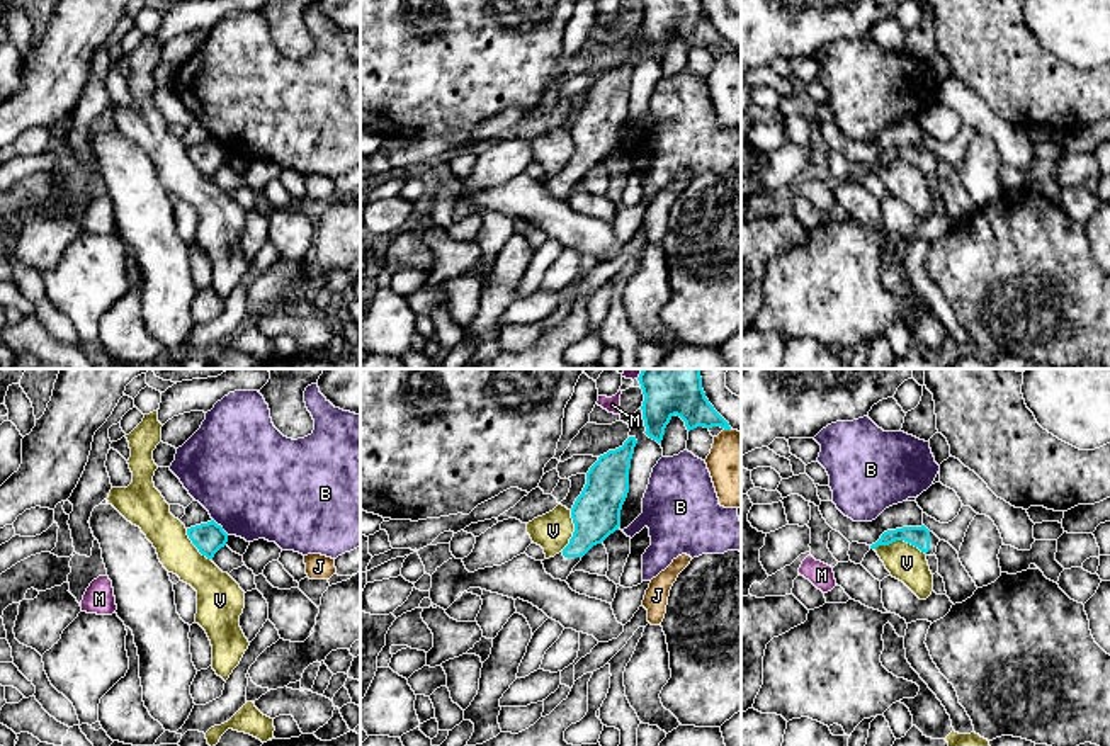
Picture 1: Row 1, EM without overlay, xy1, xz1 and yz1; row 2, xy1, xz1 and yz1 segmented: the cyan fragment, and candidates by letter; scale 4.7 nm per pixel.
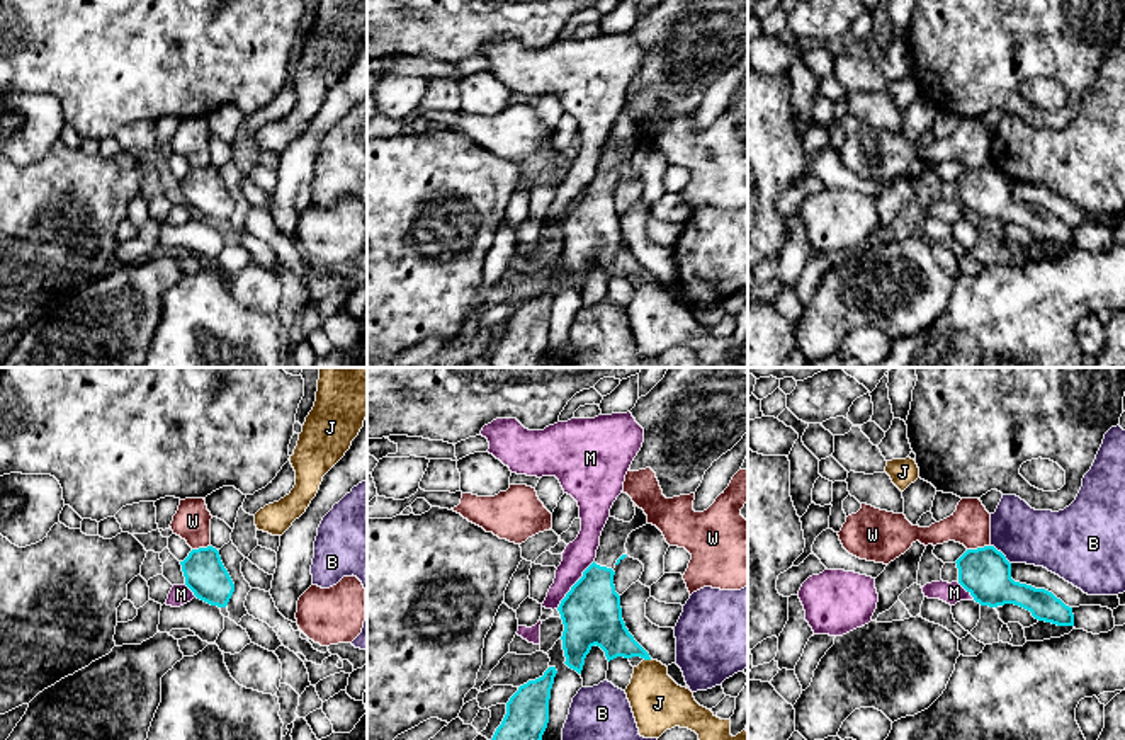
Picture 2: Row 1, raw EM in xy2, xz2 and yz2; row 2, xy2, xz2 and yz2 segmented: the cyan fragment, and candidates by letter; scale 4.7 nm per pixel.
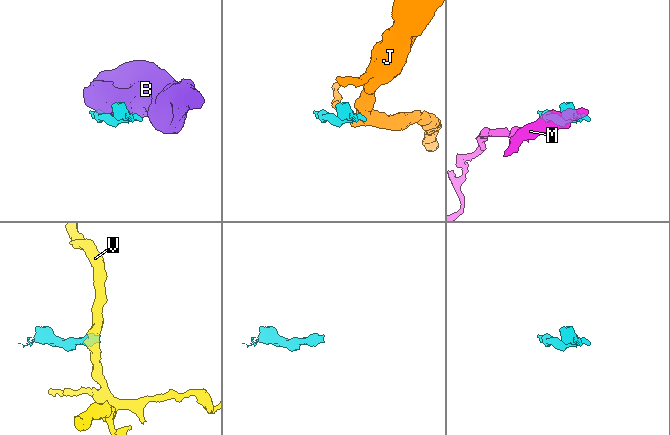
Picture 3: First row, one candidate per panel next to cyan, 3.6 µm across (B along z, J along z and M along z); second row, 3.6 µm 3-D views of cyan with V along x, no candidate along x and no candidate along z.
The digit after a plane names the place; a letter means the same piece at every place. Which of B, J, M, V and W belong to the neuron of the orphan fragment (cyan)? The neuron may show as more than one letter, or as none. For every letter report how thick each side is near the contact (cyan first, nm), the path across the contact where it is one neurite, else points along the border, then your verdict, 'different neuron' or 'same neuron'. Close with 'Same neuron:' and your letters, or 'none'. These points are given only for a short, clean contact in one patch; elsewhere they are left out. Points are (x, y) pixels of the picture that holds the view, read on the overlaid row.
B: calibres 240 and 280 nm; different neuron
J: calibres 190 and 260 nm; border xz2 (651, 659), (644, 660); different neuron
M: calibres 280 and 140 nm; border xz2 (593, 560), (556, 608); different neuron
V: calibres 100 and 180 nm; border yz1 (874, 548), (906, 541), (925, 554); different neuron
W: calibres 240 and 190 nm; border yz2 (989, 545), (967, 550); different neuron
Same neuron: none

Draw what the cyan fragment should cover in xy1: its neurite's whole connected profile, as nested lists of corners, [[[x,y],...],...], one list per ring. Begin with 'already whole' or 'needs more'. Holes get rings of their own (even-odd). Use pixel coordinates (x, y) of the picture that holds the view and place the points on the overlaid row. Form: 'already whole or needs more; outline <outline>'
already whole; outline [[[214,520],[187,528],[187,535],[207,559],[212,559],[228,542],[228,534]]]

